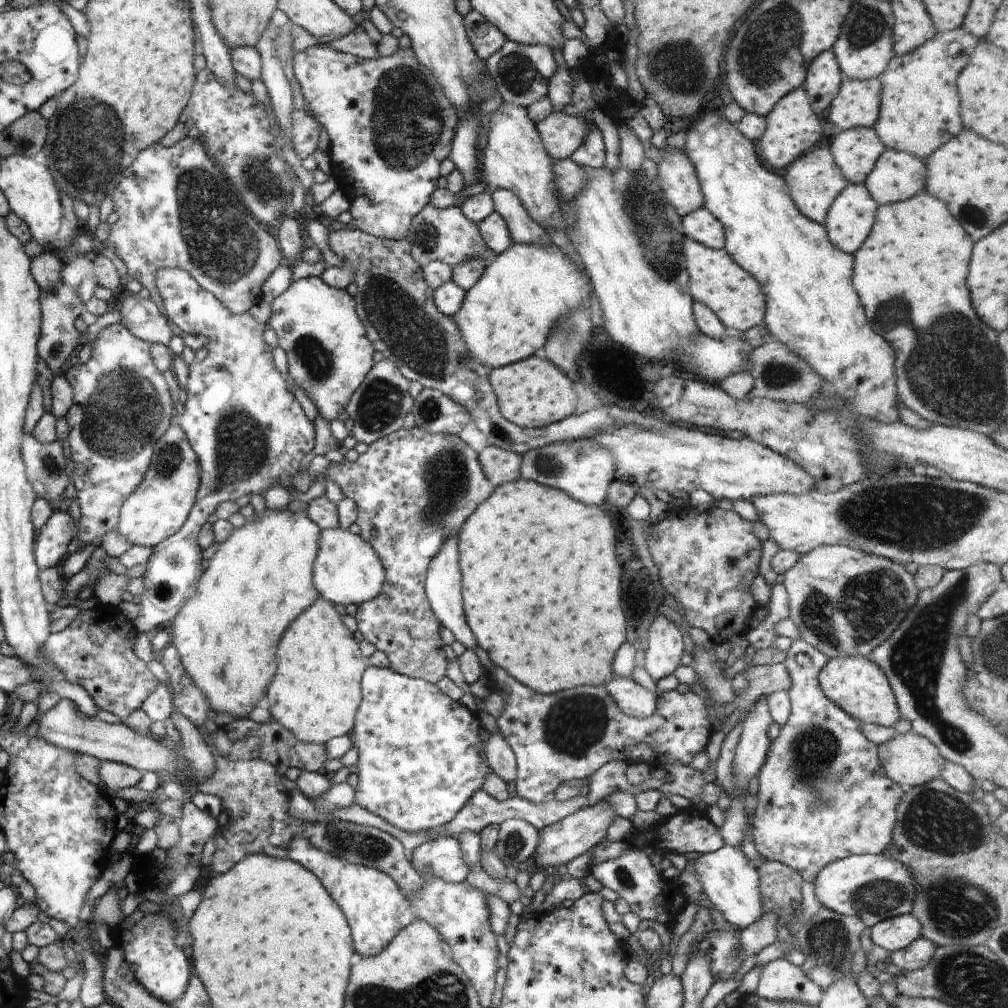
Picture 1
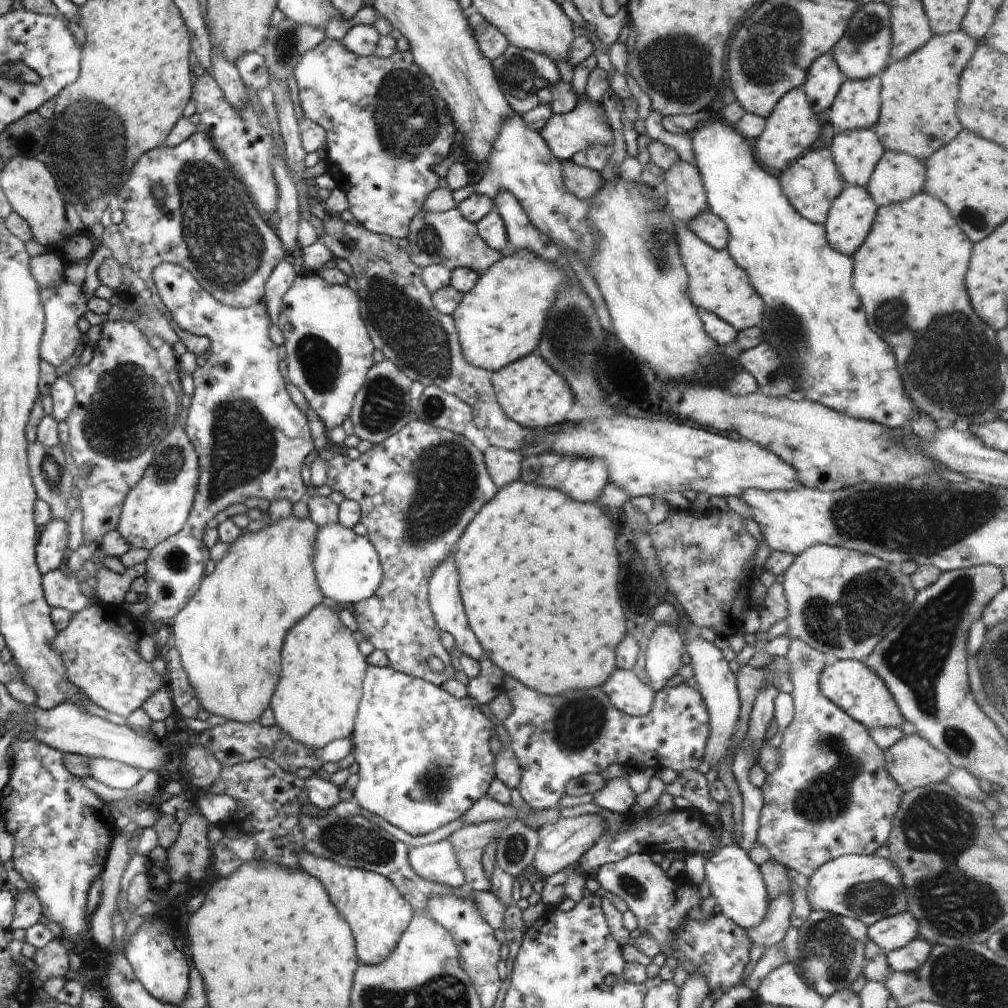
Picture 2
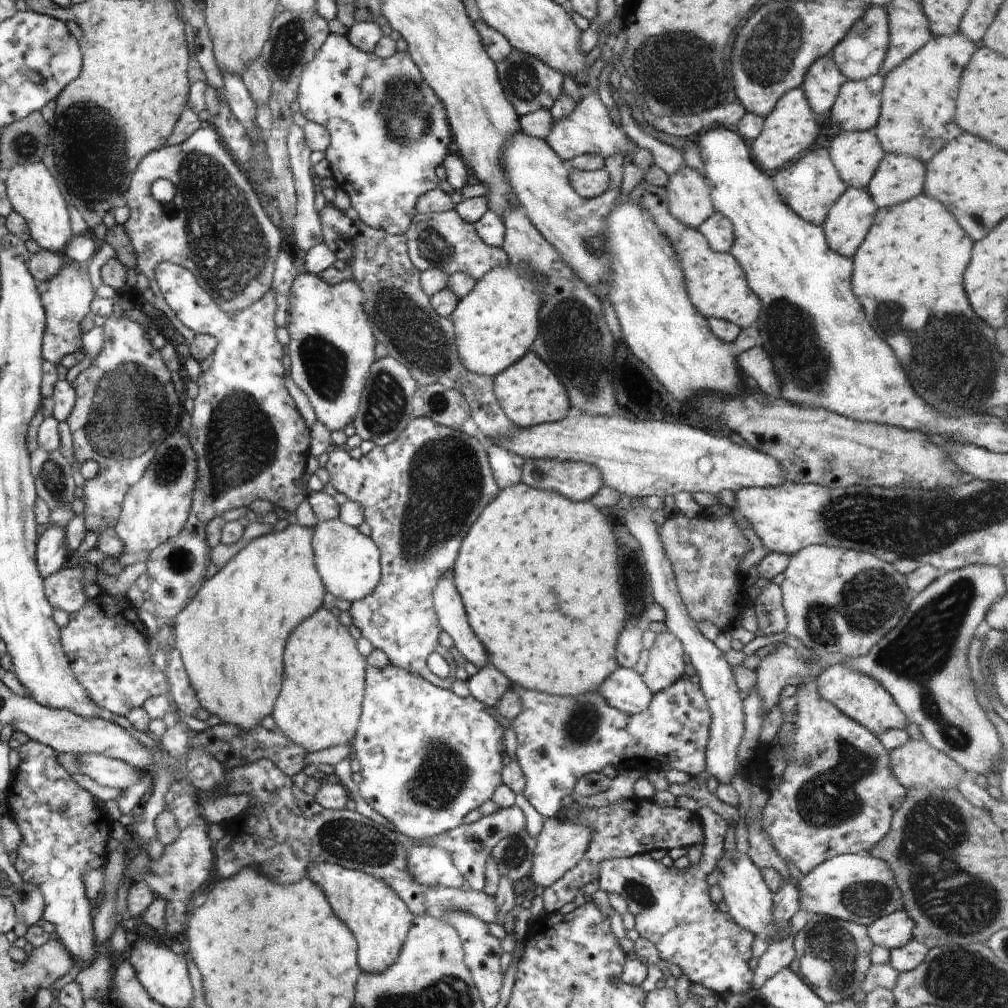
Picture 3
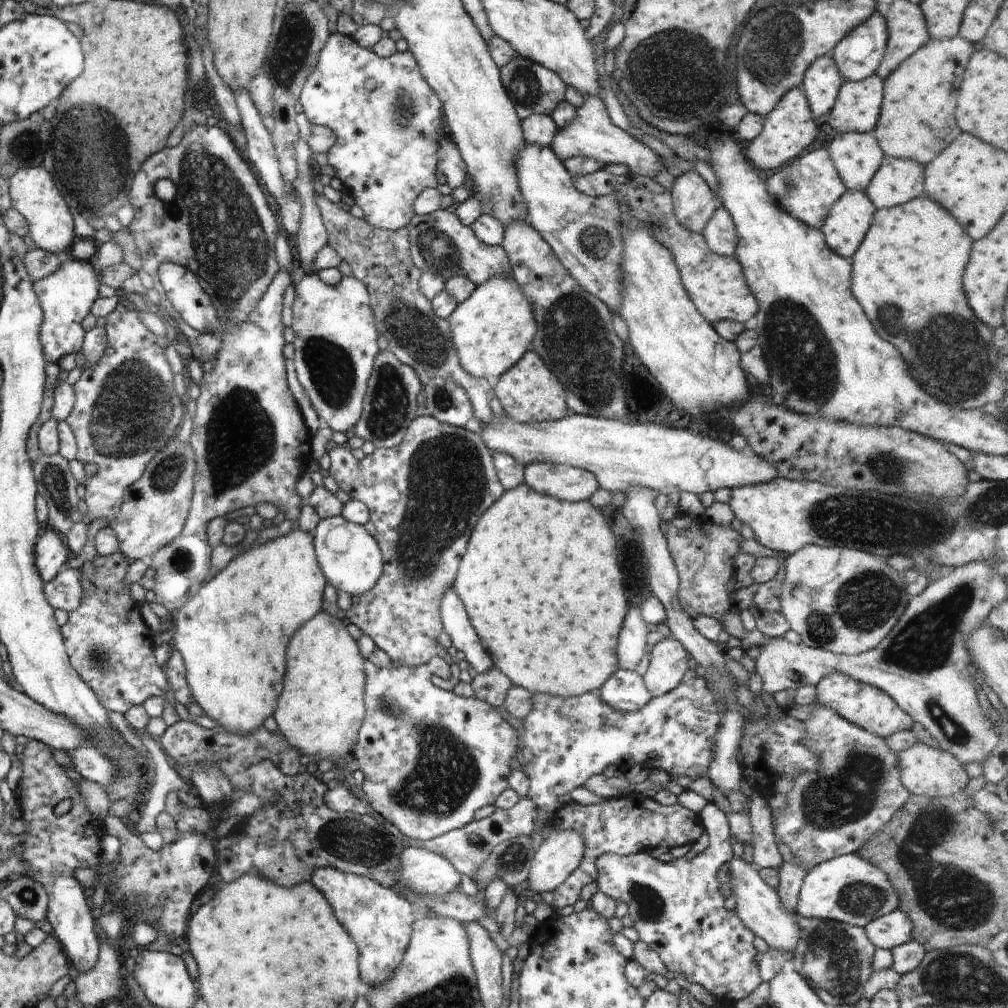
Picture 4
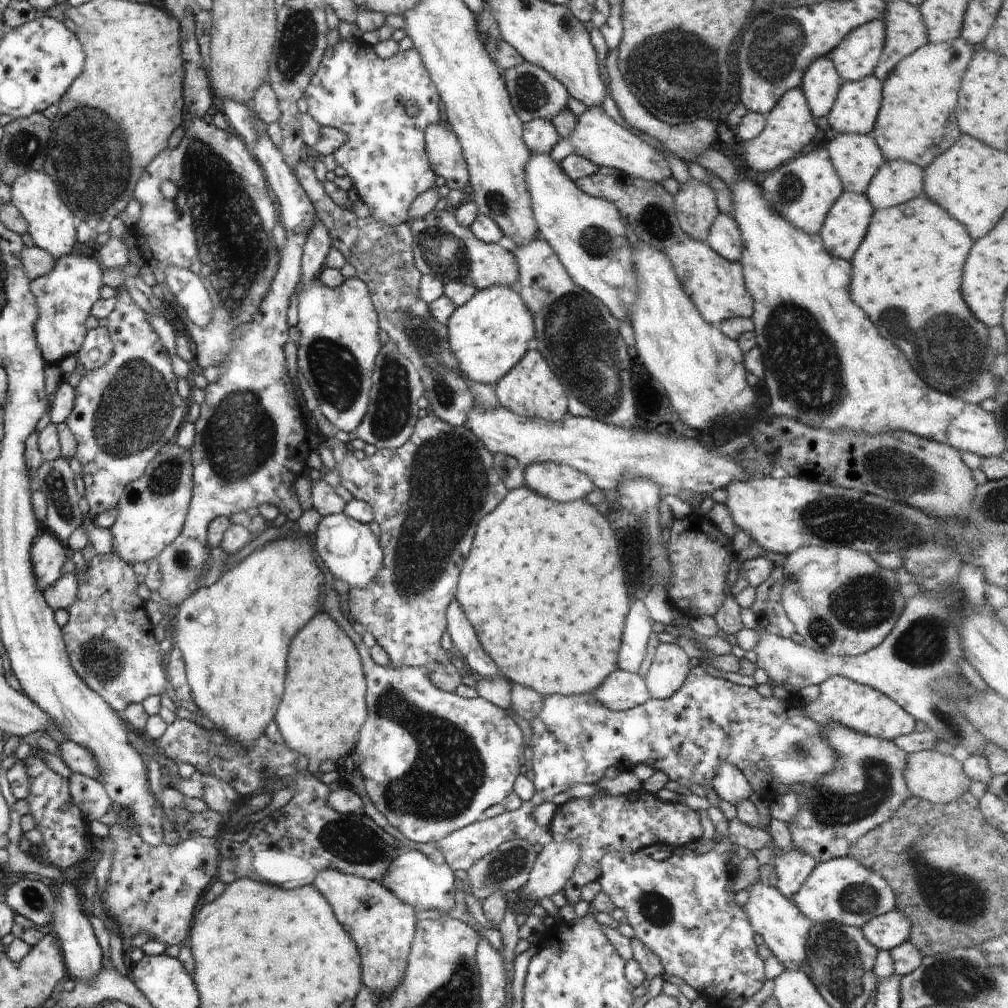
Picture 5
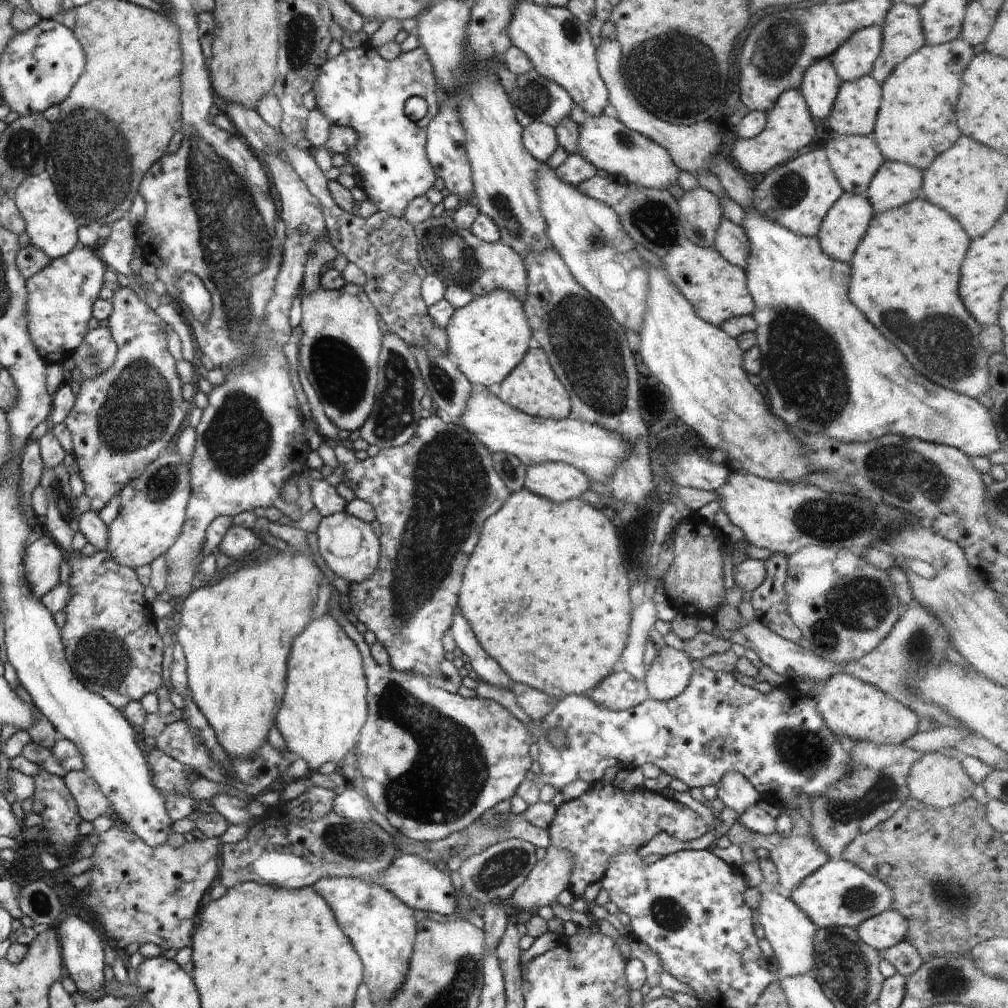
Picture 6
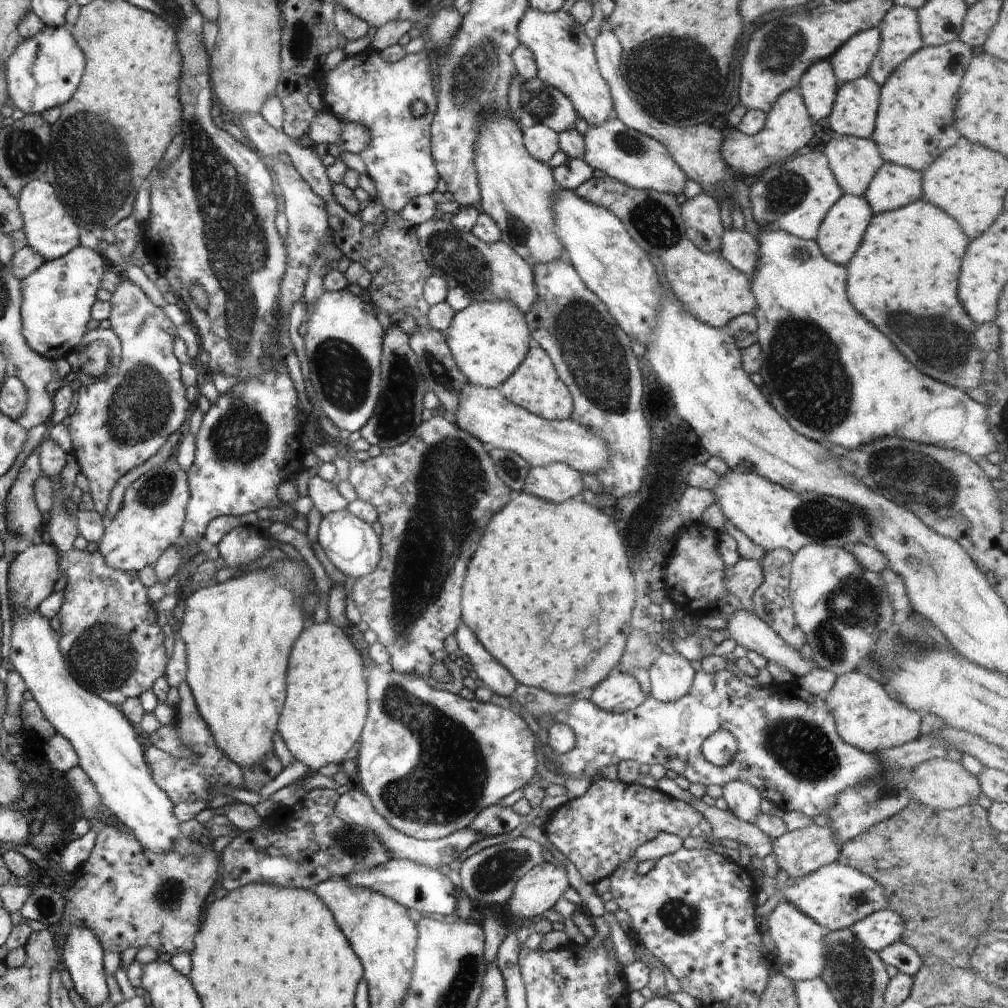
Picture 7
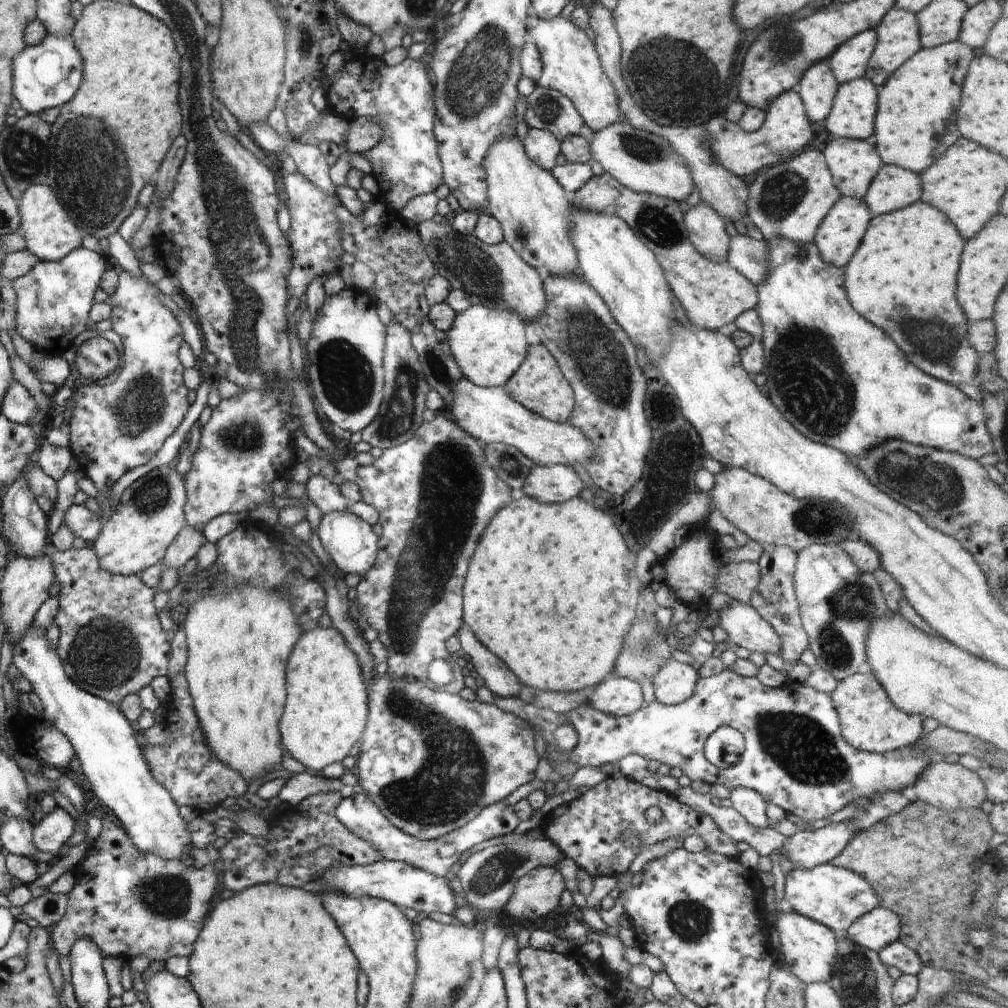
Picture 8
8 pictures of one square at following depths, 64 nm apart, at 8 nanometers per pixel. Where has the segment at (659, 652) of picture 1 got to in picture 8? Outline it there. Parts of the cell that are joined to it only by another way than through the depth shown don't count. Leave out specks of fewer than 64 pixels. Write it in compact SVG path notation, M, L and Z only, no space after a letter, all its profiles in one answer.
M673 657L665 659L652 678L656 701L666 705L685 702L694 694L698 676L690 664L678 662Z

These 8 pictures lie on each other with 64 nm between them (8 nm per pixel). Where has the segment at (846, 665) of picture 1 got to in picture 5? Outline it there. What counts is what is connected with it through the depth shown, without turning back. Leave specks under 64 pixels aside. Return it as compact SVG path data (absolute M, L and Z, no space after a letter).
M832 676L820 684L820 694L816 702L808 705L806 716L820 725L840 722L842 726L856 730L860 734L882 738L888 741L911 734L916 728L916 720L896 705L888 696L870 686L853 682L848 677Z

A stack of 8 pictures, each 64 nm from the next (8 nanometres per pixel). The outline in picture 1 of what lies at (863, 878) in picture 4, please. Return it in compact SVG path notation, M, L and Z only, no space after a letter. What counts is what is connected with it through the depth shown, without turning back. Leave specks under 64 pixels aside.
M882 853L850 855L835 860L820 870L813 883L822 907L844 916L857 916L868 928L877 922L910 913L916 894L915 880L907 866Z

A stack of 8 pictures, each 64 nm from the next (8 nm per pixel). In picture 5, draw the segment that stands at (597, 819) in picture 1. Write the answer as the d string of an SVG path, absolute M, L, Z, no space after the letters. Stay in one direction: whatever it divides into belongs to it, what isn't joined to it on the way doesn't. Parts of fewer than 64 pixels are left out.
M572 840L550 842L536 856L526 885L518 890L520 898L538 900L550 898L569 882L580 862L580 846Z

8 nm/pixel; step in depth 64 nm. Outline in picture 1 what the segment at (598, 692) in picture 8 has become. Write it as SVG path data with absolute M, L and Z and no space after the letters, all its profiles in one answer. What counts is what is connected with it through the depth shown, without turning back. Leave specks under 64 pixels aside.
M613 675L605 687L626 716L648 718L656 710L655 693L636 683L632 676Z

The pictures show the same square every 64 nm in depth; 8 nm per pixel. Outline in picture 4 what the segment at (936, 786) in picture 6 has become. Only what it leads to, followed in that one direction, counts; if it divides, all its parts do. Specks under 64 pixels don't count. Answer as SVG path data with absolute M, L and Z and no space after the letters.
M919 743L906 748L906 750L900 750L896 762L898 762L898 772L900 772L902 785L911 795L924 794L924 796L933 798L958 796L961 791L967 791L968 789L970 779L964 766L948 752L939 748Z

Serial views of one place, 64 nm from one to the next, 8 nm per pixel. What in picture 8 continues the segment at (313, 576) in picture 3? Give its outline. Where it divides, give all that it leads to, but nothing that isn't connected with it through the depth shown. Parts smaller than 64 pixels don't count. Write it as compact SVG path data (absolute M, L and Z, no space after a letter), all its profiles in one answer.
M250 584L236 586L226 594L216 592L214 587L205 588L187 609L186 622L182 625L187 644L184 676L196 717L212 754L242 774L249 785L280 766L284 758L279 723L286 702L286 662L303 632L298 616L288 590L268 590Z

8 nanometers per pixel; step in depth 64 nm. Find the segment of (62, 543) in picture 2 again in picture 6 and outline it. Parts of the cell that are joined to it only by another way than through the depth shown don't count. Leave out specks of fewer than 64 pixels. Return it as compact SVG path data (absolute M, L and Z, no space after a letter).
M47 534L27 547L25 569L36 598L42 599L59 586L60 569L66 559L66 553Z

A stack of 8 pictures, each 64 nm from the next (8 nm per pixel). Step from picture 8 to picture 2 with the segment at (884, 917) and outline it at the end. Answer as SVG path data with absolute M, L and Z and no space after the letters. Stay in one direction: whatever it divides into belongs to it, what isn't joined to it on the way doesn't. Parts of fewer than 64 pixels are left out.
M907 911L882 918L867 928L867 937L883 951L898 950L918 935L918 922Z

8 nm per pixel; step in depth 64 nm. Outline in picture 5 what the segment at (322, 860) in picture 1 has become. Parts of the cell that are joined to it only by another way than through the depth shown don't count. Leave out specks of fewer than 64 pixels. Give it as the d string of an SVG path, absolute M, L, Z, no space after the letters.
M325 869L316 874L312 885L324 898L338 923L348 932L358 948L362 966L363 986L375 997L394 991L405 976L408 952L415 934L416 908L400 900L381 883Z

